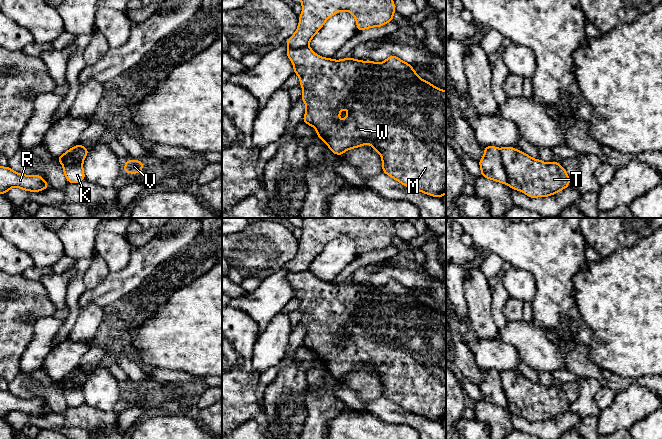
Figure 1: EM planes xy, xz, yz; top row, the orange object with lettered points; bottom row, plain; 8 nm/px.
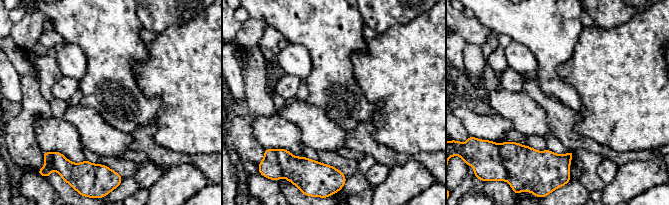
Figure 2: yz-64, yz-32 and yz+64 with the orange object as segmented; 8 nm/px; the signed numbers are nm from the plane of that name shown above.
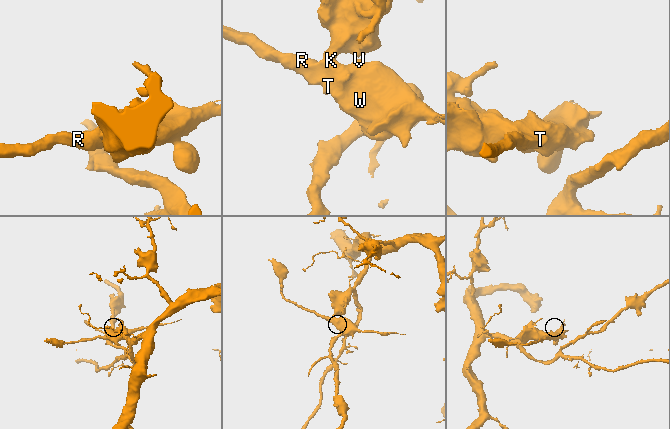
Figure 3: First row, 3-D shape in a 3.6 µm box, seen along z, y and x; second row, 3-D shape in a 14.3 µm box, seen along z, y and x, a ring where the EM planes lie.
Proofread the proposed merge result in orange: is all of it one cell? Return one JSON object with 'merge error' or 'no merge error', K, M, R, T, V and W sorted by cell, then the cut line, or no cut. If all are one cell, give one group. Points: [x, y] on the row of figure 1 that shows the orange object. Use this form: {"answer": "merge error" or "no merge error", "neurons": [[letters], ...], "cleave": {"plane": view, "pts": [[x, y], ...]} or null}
{"answer": "merge error", "neurons": [["K"], ["M", "R", "T", "V", "W"]], "cleave": {"plane": "yz", "pts": [[499, 149], [501, 164], [508, 183]]}}

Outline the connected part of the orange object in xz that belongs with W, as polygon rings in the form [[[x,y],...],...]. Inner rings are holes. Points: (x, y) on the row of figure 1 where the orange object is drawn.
[[[304,46],[298,49],[289,48],[286,54],[293,64],[294,73],[298,75],[300,79],[299,84],[303,89],[301,99],[306,105],[303,122],[316,129],[317,137],[320,137],[335,155],[342,155],[347,150],[369,144],[380,154],[382,158],[383,172],[388,176],[402,183],[405,187],[423,192],[430,196],[441,198],[446,194],[446,91],[421,79],[412,68],[412,65],[393,55],[389,56],[381,63],[375,63],[371,60],[360,61],[353,58],[333,60],[317,55],[309,46]],[[343,108],[348,110],[348,114],[346,118],[341,121],[339,119],[339,114]]]

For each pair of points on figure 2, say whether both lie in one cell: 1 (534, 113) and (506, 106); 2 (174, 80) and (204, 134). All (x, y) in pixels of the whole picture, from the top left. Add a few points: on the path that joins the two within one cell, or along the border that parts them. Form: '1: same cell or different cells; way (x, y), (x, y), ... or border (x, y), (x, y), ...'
1: same cell; way (527, 112), (523, 112), (518, 107), (513, 106)
2: same cell; way (187, 93), (204, 110), (204, 121)

